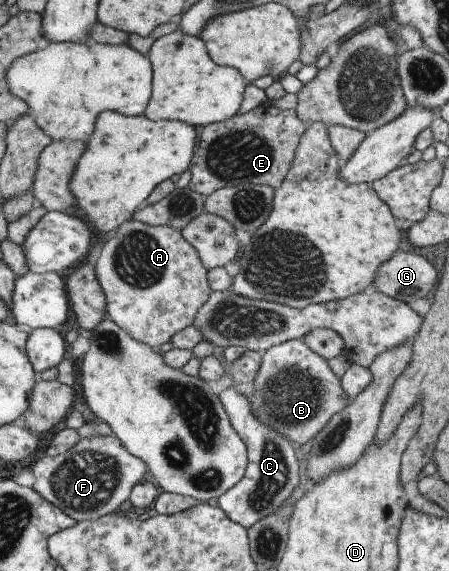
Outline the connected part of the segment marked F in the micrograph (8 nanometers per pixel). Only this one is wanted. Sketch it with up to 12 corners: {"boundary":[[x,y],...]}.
{"boundary":[[113,435],[40,457],[31,489],[73,521],[117,511],[148,473]]}

